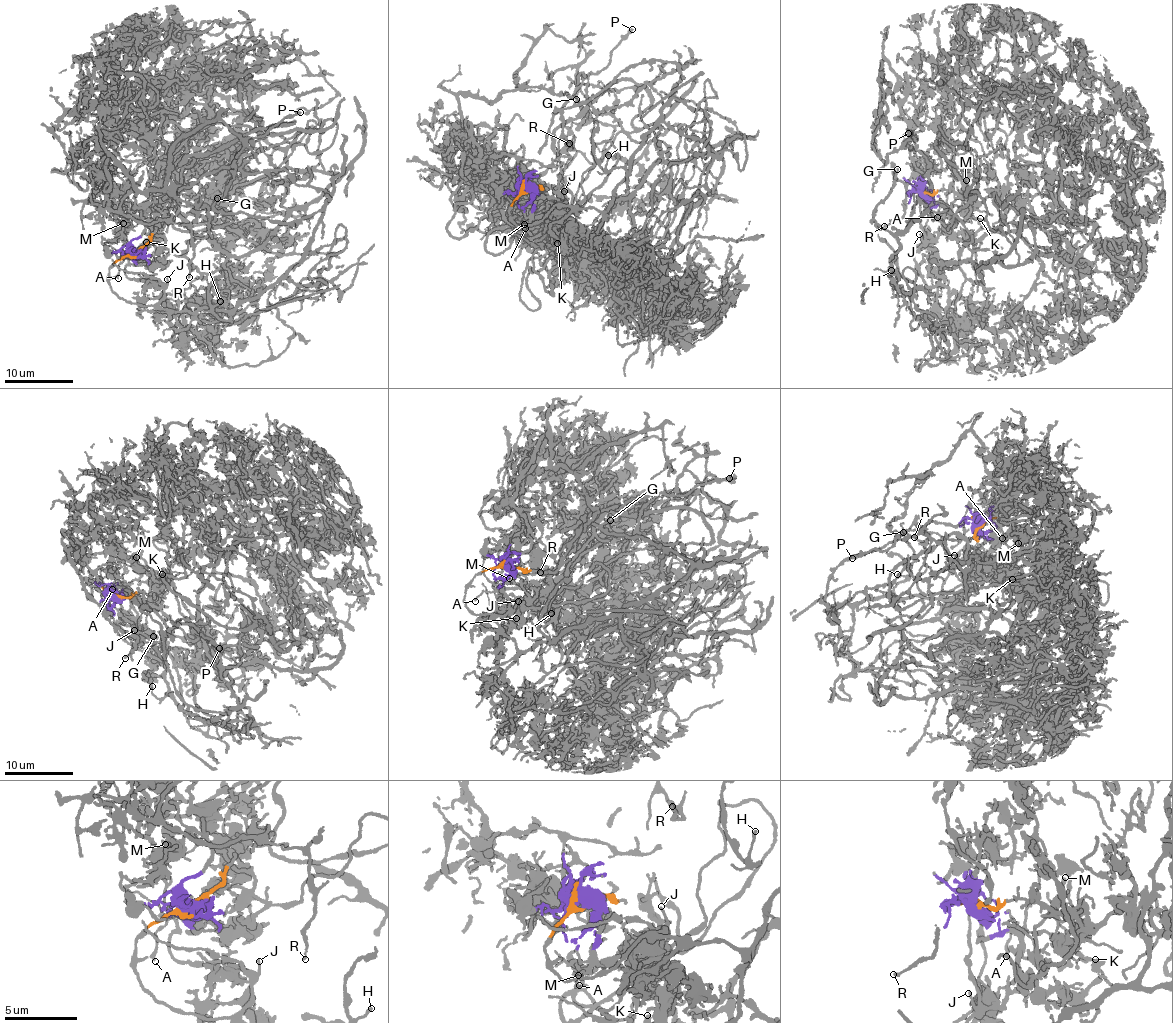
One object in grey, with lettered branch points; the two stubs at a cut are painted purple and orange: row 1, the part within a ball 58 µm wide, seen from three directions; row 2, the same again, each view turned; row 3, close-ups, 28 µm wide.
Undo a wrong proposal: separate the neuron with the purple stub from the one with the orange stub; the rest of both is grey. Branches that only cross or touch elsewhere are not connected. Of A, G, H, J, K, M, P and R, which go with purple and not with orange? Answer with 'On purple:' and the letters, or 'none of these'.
On purple: A, K, M

